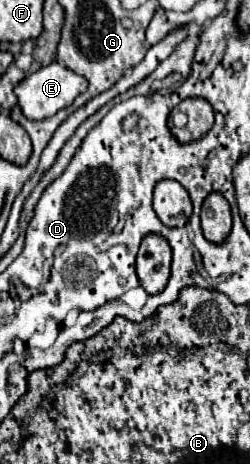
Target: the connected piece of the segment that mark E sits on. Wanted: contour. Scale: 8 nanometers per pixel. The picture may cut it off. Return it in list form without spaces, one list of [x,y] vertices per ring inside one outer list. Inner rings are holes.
[[[58,61],[40,67],[36,73],[32,73],[30,77],[26,77],[20,85],[16,85],[16,97],[18,97],[18,105],[22,109],[22,113],[26,115],[26,119],[30,121],[44,121],[52,115],[56,115],[60,109],[72,105],[72,101],[84,93],[88,87],[88,81],[80,75],[76,75],[74,71],[66,69],[64,65],[60,65]]]

